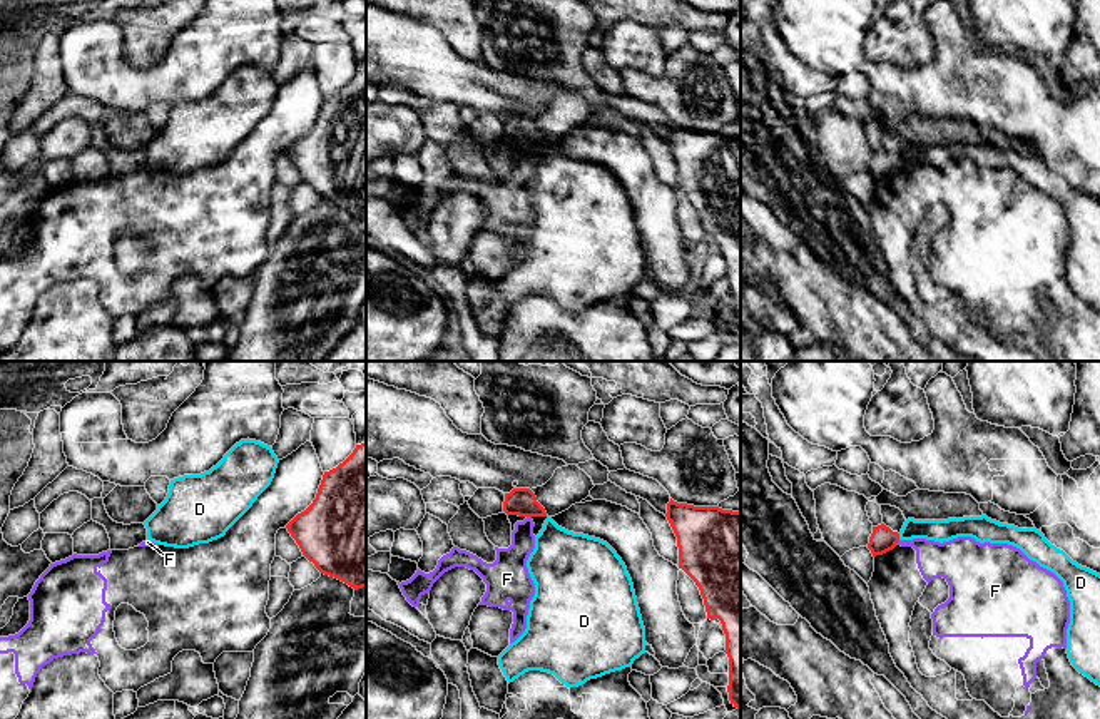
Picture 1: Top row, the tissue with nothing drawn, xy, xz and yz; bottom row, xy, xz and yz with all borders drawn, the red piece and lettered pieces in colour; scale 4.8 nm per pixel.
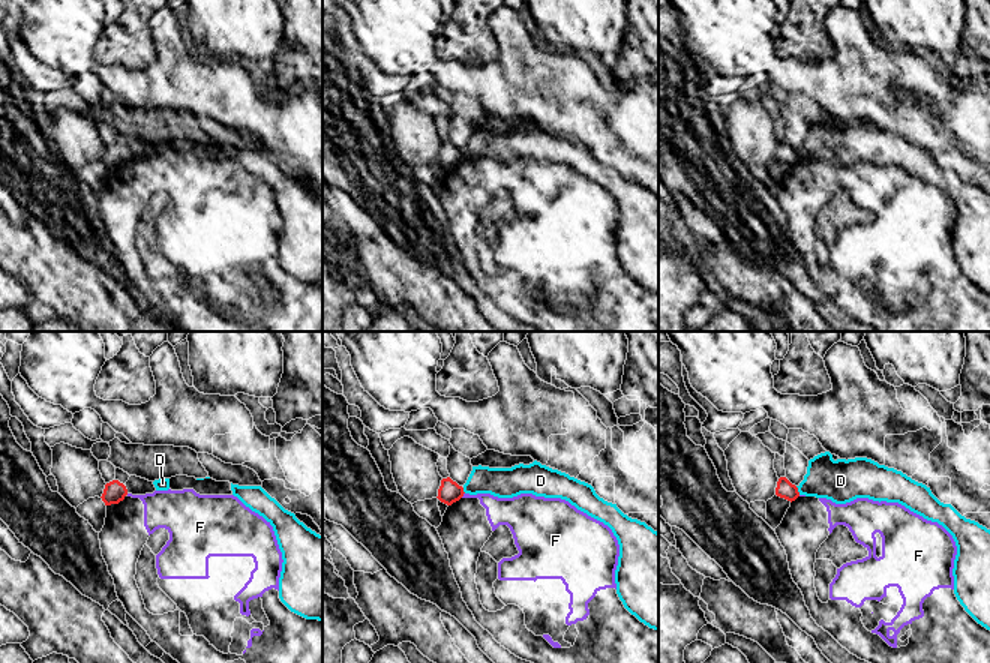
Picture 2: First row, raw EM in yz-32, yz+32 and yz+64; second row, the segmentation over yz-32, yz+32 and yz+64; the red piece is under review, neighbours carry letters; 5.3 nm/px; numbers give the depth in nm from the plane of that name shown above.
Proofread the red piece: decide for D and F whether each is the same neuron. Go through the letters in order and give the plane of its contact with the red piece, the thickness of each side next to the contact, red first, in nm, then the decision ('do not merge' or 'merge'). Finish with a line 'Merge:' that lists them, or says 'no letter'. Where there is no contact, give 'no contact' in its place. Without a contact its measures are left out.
D: yz | 120/110 nm | do not merge
F: xz | 140/150 nm | do not merge
Merge: no letter

